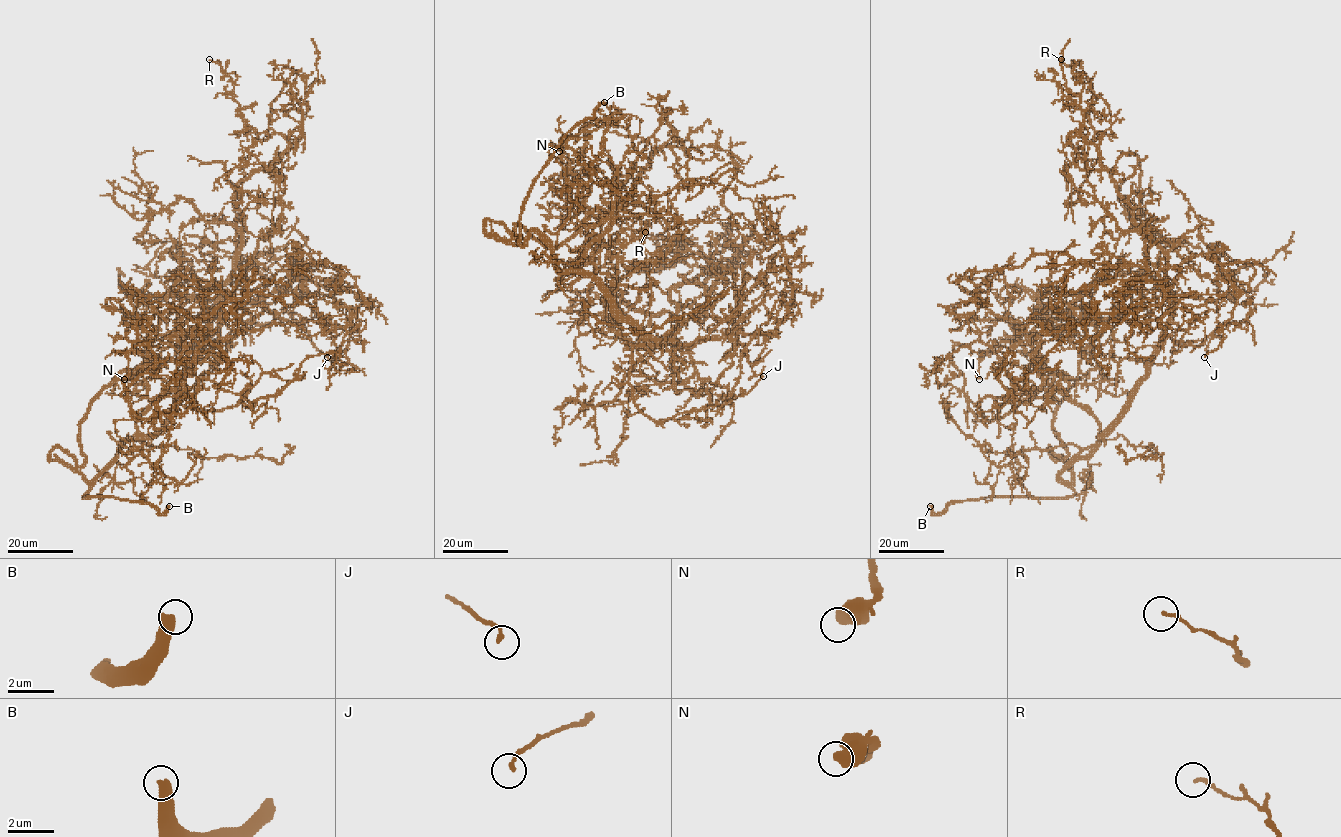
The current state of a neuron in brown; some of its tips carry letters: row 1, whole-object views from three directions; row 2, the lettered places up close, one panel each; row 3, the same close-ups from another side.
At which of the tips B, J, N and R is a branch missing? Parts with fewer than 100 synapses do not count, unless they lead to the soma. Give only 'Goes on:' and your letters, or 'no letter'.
Goes on: B

